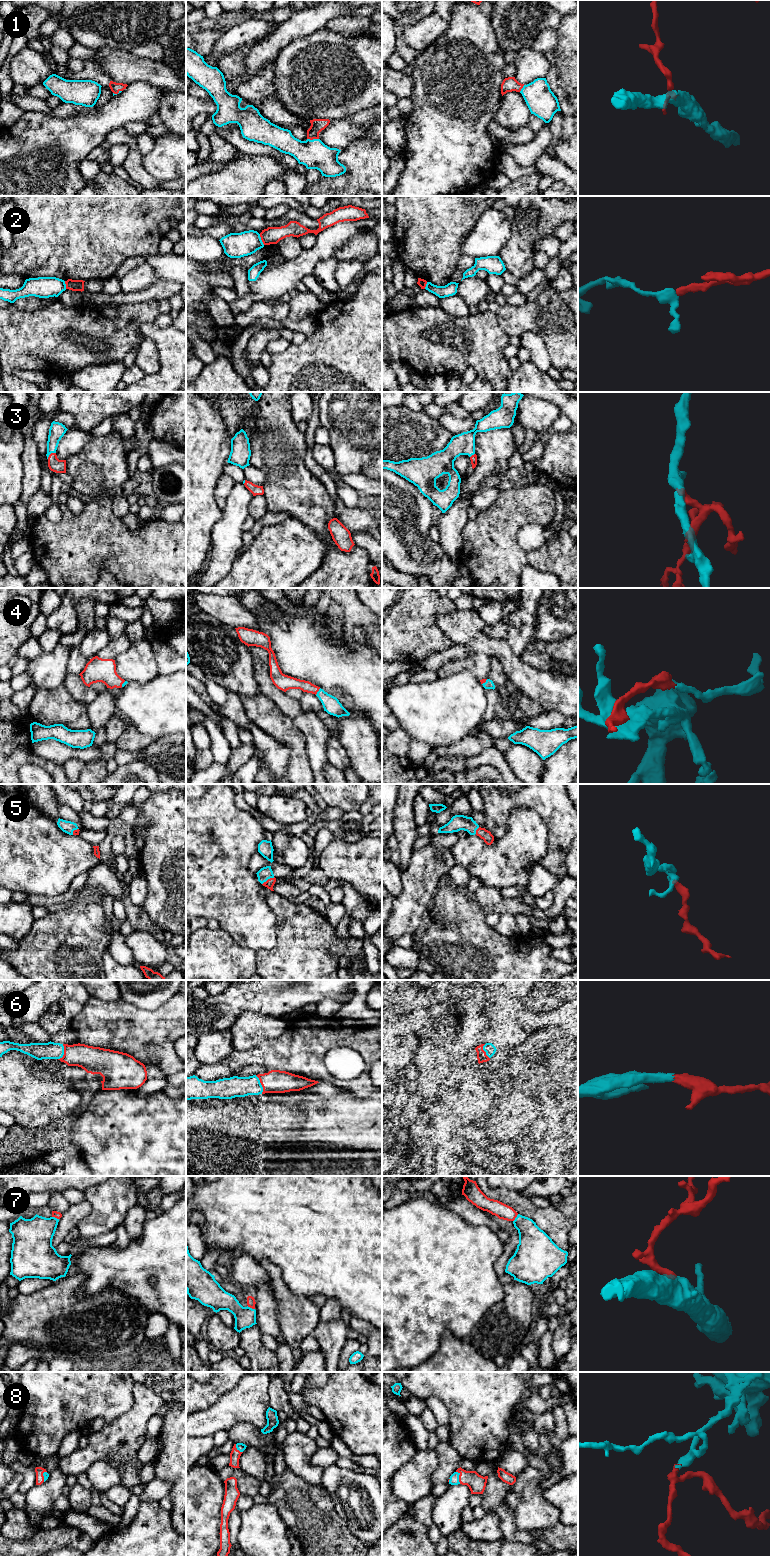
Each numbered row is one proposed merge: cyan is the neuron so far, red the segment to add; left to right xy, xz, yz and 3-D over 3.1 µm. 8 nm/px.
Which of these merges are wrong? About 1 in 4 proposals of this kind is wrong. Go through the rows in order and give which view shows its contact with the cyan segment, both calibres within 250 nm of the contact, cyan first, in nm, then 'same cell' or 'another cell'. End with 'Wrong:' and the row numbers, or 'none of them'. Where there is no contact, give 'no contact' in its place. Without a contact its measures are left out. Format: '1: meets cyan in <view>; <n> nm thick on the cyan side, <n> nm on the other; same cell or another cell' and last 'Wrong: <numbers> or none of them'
1: meets cyan in xz; 240 nm thick on the cyan side, 110 nm on the other; same cell
2: meets cyan in xz; 200 nm thick on the cyan side, 140 nm on the other; another cell
3: meets cyan in xy; 130 nm thick on the cyan side, 110 nm on the other; same cell
4: meets cyan in xz; 140 nm thick on the cyan side, 100 nm on the other; same cell
5: meets cyan in xz; 110 nm thick on the cyan side, 70 nm on the other; same cell
6: meets cyan in xz; 170 nm thick on the cyan side, 190 nm on the other; same cell
7: meets cyan in xz; 180 nm thick on the cyan side, 70 nm on the other; same cell
8: meets cyan in yz; 80 nm thick on the cyan side, 140 nm on the other; same cell
Wrong: 2

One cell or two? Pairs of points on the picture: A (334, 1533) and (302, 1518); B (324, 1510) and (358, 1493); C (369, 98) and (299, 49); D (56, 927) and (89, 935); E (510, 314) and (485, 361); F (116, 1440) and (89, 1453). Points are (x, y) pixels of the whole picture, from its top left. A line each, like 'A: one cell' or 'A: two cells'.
A: one cell
B: two cells
C: one cell
D: one cell
E: two cells
F: one cell

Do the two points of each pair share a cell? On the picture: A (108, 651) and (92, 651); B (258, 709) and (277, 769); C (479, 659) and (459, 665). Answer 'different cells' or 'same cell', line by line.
A: different cells
B: different cells
C: same cell

